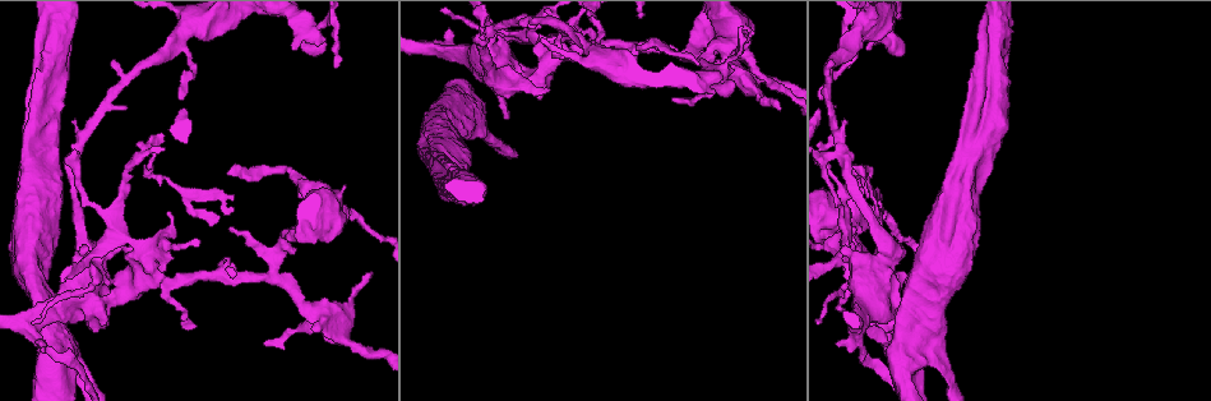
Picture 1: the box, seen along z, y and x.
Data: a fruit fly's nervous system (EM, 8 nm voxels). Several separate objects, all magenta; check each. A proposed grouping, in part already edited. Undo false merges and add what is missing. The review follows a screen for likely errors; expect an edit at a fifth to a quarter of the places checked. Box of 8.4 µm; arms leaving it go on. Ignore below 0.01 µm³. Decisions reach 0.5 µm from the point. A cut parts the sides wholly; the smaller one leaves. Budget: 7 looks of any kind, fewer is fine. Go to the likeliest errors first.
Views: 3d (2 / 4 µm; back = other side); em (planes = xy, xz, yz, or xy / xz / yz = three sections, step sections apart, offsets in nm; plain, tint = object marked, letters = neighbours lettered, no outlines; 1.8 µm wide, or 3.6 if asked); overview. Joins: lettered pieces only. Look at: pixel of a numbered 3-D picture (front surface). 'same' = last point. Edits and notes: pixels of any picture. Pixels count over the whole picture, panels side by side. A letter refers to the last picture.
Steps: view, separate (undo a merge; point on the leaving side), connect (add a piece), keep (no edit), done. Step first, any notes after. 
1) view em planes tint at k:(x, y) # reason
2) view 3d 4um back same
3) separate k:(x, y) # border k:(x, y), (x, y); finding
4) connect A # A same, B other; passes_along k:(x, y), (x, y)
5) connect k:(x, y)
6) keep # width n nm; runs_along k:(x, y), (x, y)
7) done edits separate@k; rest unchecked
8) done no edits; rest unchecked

view em planes tint at 1:(832, 140) # sharp bend

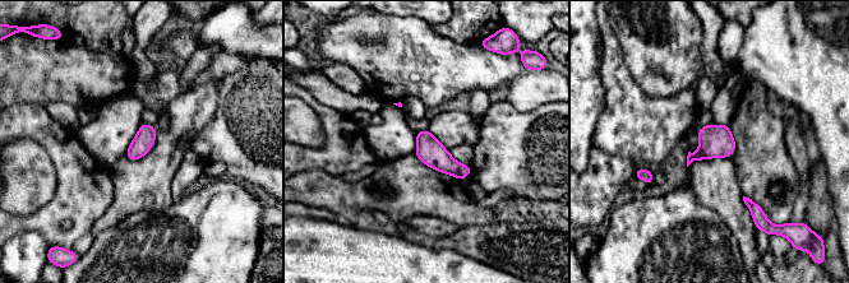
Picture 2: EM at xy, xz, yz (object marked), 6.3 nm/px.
view em planes letters same # see the neighbours

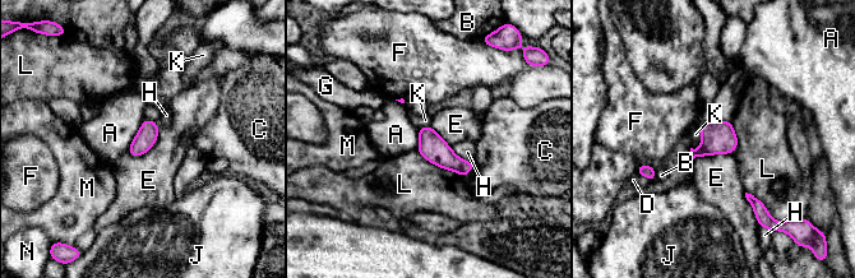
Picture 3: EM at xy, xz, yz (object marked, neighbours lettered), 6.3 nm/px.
keep # longest_contact L 340 nm; A other, B other, C other, D other, E other, F other, G other, H other, J other, K other, L other, M other, N other; border 3:(143, 119), (138, 133), (126, 151); all the same cell

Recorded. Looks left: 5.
view 3d 4um at 1:(26, 267) # calibre changes

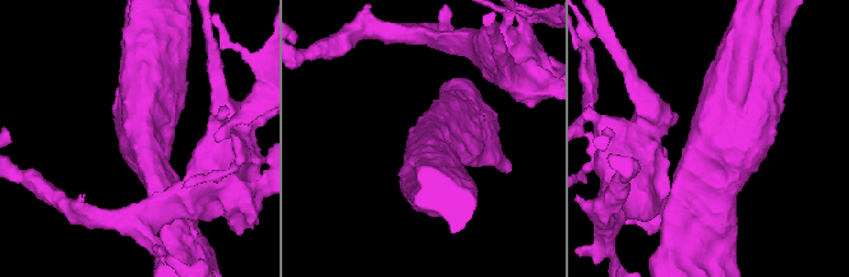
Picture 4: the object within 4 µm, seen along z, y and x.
view em xz step 16 letters at 4:(728, 140) # need the tissue

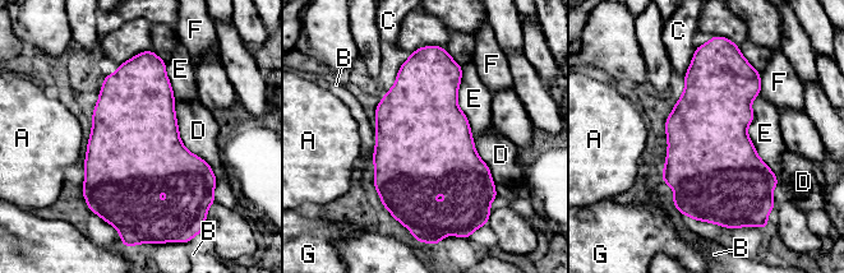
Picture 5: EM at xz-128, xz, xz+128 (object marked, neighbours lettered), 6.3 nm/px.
keep # A other, B other, C other, D other, E other, F other, G other; border 5:(760, 92), (747, 135), (778, 180); continuous, no second cell

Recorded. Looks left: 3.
view 3d 4um at 1:(273, 270) # three-way junction

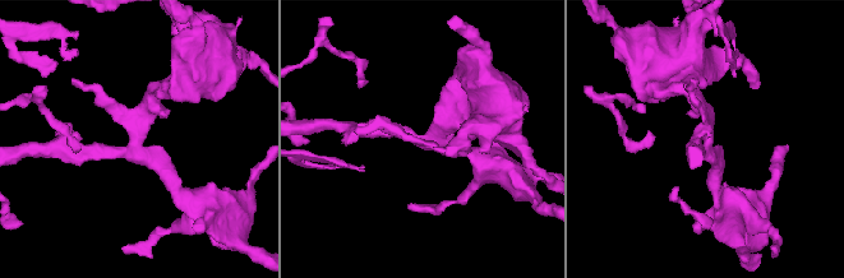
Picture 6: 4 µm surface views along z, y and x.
view em planes letters at 6:(709, 146) # now the EM

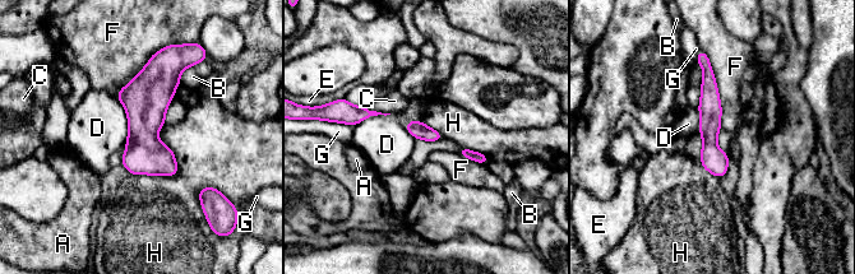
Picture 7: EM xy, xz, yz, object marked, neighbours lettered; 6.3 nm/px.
keep # A other, B other, C other, D other, E other, F other, G other, H other; runs_along 7:(702, 61), (719, 173); all the same cell

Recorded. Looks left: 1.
done no edits; rest unchecked

